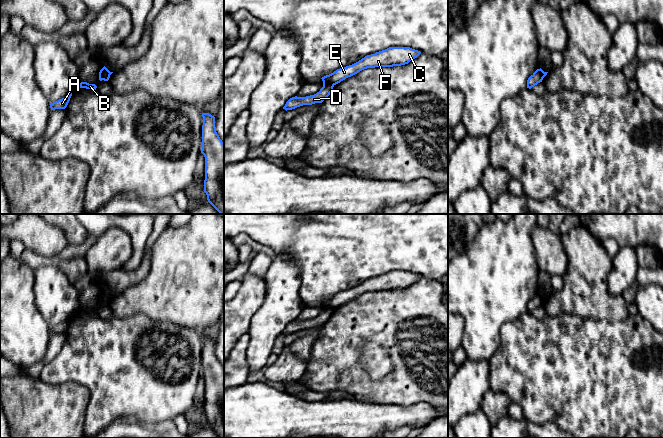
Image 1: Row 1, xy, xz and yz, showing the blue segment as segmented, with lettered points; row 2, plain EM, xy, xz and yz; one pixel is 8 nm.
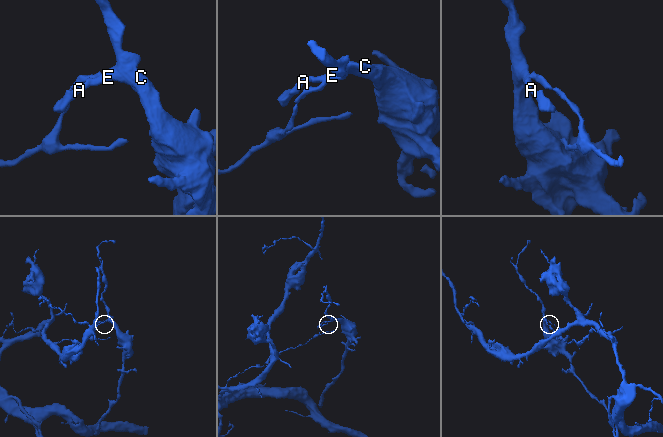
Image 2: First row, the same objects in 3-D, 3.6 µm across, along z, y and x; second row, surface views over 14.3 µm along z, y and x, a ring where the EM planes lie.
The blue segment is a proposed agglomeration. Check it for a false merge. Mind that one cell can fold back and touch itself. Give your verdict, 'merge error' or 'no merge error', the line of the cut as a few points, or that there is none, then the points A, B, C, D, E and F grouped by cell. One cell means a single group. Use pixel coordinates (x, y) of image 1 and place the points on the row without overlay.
merge error; cut in xz along (333, 308), (323, 309); A B C E F / D

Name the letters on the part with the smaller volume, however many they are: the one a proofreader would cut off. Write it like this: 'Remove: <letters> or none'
Remove: A, B, C, E, F

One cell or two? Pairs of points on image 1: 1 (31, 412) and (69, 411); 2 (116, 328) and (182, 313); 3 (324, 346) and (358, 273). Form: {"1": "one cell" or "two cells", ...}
{"1": "one cell", "2": "two cells", "3": "two cells"}

